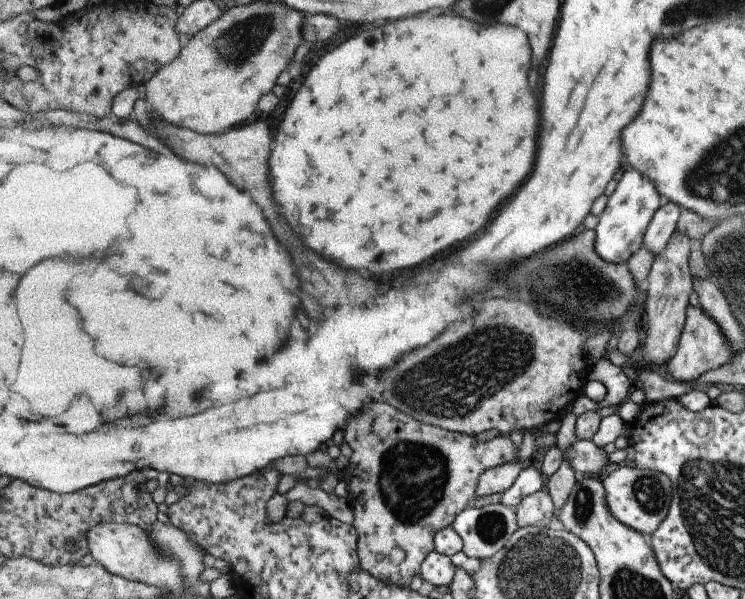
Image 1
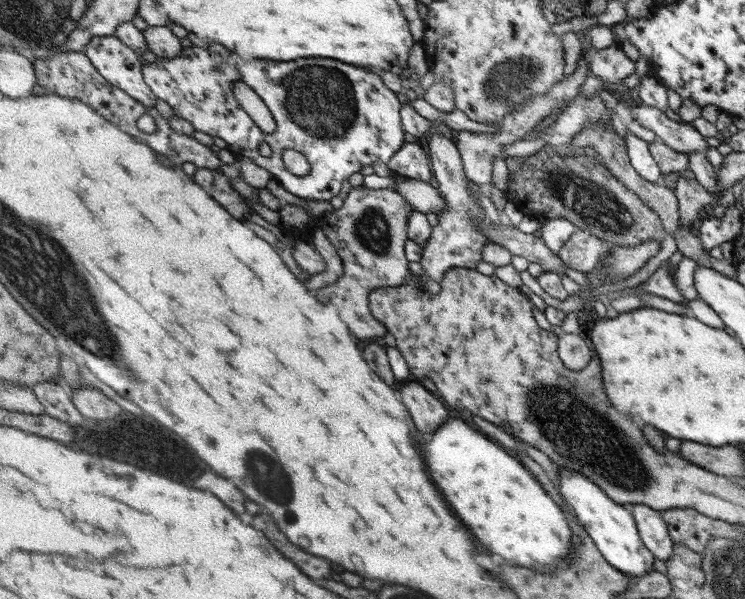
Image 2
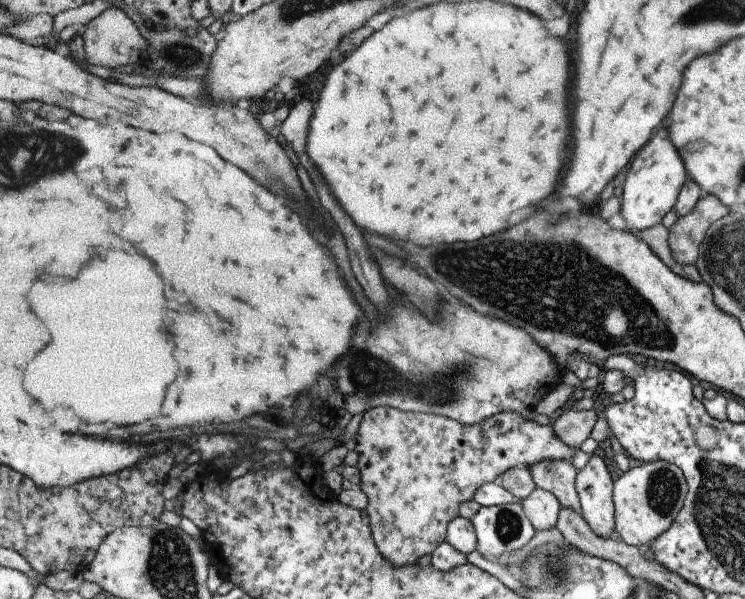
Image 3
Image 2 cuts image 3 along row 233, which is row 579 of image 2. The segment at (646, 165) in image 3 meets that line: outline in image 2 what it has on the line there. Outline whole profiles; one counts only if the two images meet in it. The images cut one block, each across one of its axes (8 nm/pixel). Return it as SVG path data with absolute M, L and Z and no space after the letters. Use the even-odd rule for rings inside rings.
M561 472L559 476L561 476L559 478L559 492L561 492L563 500L567 500L567 504L573 508L579 524L583 524L587 536L591 536L595 548L607 560L607 564L611 564L615 570L627 574L631 580L645 578L647 574L655 572L653 570L655 556L643 544L643 540L639 536L639 530L637 530L637 524L633 520L633 514L629 514L623 508L623 504L613 502L589 478L585 478L581 474L575 474L575 472Z

